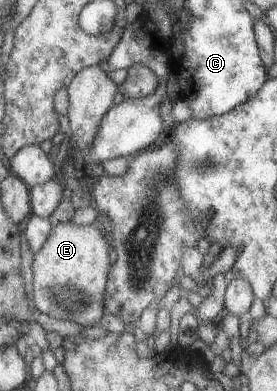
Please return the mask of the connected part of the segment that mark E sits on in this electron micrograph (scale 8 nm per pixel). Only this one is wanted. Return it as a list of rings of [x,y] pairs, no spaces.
[[[71,220],[52,226],[43,246],[33,254],[33,306],[41,314],[65,319],[83,328],[95,325],[103,316],[104,288],[110,268],[108,251],[111,249],[97,229],[97,221],[77,226]]]

